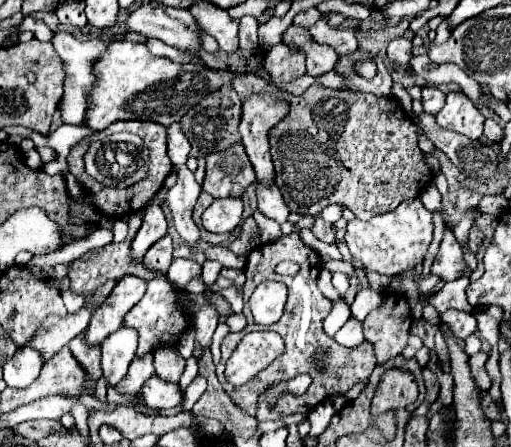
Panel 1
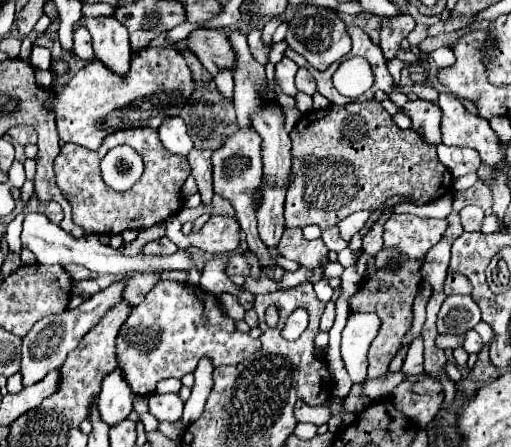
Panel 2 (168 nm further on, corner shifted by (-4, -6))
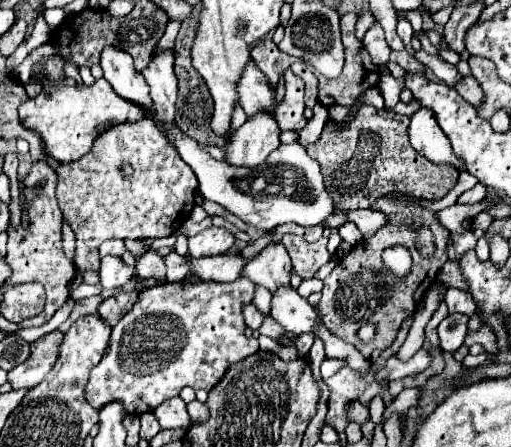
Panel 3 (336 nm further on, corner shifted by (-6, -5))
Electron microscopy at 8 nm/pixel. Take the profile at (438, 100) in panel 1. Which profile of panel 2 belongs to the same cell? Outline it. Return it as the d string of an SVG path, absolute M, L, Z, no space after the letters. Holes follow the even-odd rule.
M391 92L389 98L401 106L405 110L405 114L411 118L411 126L413 130L417 130L427 142L431 144L439 144L441 142L441 130L439 130L439 124L441 124L441 108L429 100L415 100L415 102L409 102L405 98L405 94L401 92Z

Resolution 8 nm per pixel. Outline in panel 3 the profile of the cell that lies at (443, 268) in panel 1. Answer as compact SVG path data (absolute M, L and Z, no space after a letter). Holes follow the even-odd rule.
M449 287L445 293L445 303L449 307L449 313L461 313L461 315L475 315L475 301L469 293L463 293L461 289Z

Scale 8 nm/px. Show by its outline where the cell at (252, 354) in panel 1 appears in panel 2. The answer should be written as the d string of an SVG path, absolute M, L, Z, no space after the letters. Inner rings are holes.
M173 280L155 284L145 300L133 308L117 336L119 366L139 396L153 394L155 384L163 378L181 378L193 372L201 356L209 356L215 366L227 366L221 360L229 358L229 362L239 364L247 352L254 354L260 349L259 339L235 330L235 322L223 314L215 296L203 292L199 286Z

